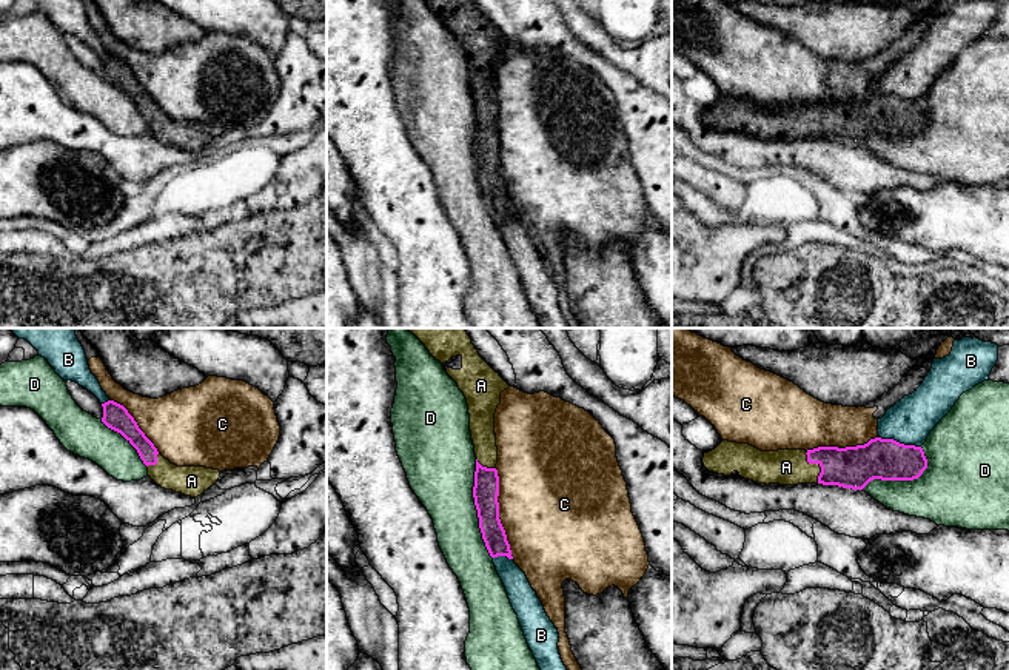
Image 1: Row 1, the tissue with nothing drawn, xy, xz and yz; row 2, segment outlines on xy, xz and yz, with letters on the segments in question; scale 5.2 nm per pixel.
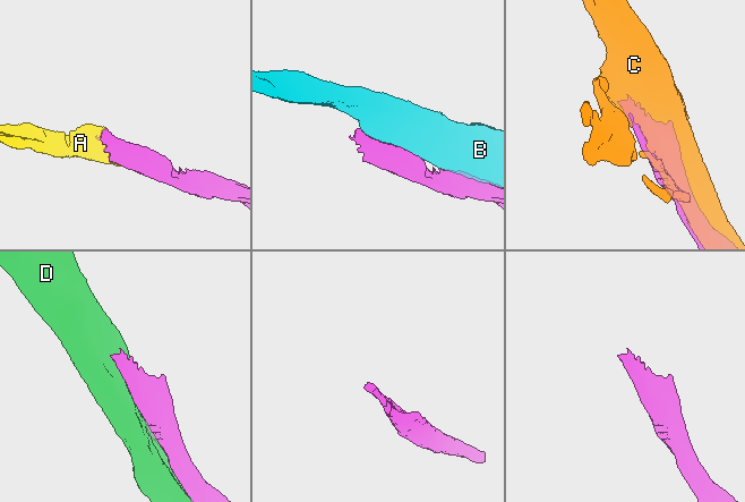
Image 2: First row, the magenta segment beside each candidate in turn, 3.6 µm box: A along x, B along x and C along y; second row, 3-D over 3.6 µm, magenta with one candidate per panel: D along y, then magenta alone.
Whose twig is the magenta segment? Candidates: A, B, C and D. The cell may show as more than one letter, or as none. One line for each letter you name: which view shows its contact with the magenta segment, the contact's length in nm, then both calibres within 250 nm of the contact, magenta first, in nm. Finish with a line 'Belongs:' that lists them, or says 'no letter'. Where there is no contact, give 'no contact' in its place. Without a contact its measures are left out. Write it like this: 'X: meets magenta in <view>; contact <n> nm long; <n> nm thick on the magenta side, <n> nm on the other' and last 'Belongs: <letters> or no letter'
A: meets magenta in yz; contact 180 nm long; 220 nm thick on the magenta side, 190 nm on the other
Belongs: A

